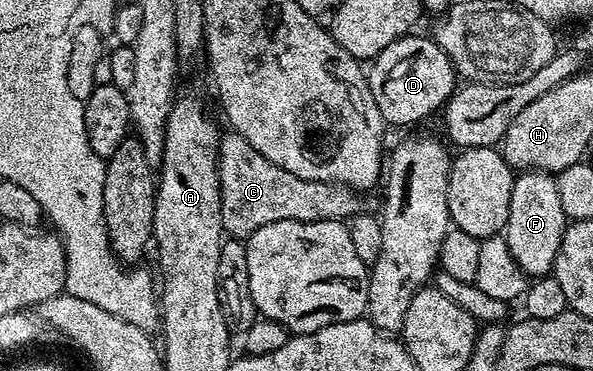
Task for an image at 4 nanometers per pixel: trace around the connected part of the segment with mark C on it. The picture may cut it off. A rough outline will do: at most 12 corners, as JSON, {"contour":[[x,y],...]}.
{"contour":[[218,140],[220,217],[247,240],[276,221],[349,221],[363,196]]}

